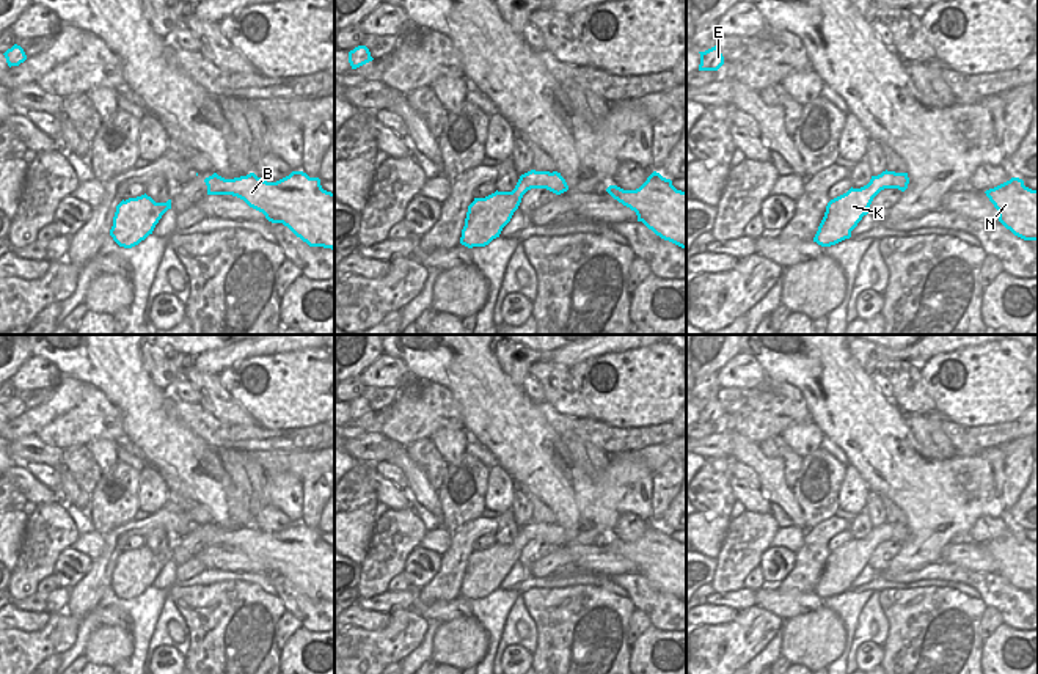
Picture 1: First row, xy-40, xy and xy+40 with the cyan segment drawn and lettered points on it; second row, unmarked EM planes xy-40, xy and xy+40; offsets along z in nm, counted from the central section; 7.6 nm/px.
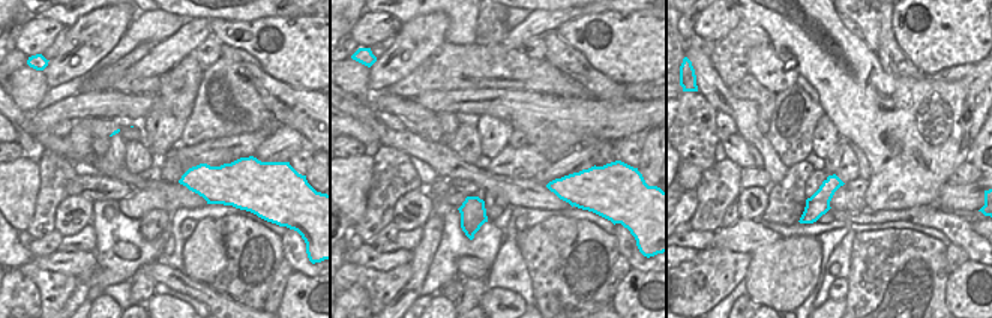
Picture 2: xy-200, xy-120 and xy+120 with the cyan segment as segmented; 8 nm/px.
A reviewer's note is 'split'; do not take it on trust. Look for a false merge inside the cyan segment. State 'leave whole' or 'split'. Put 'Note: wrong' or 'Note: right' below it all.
leave whole
Note: wrong

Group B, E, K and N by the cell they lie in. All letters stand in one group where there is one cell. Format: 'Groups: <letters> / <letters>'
Groups: B E K N

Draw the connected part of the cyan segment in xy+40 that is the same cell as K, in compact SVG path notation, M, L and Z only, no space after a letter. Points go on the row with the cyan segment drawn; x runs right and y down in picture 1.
M883 171L878 176L872 176L870 182L861 189L850 189L846 193L831 200L826 206L824 217L813 237L821 247L835 245L851 237L851 231L857 226L864 215L868 214L868 207L873 198L884 189L898 189L905 192L908 189L908 173Z

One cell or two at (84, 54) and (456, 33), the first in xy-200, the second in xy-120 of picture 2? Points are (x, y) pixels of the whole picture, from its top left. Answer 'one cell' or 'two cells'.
two cells

